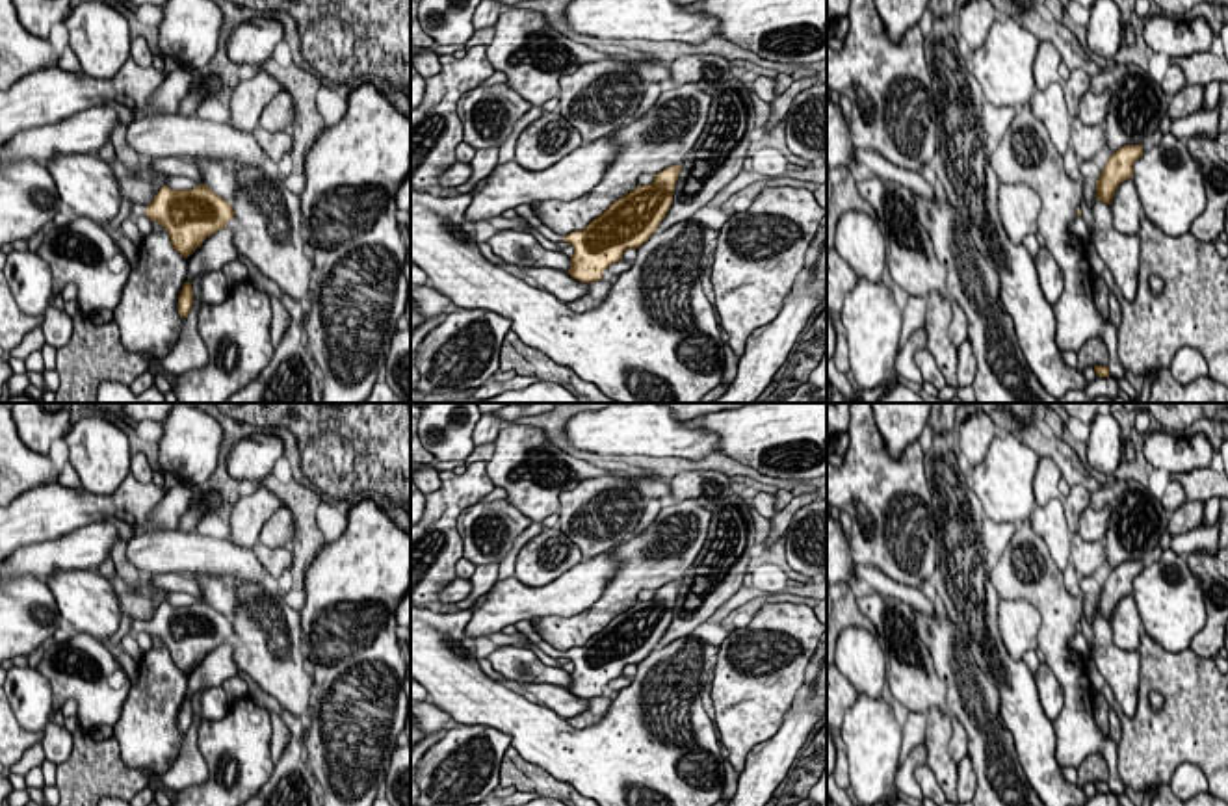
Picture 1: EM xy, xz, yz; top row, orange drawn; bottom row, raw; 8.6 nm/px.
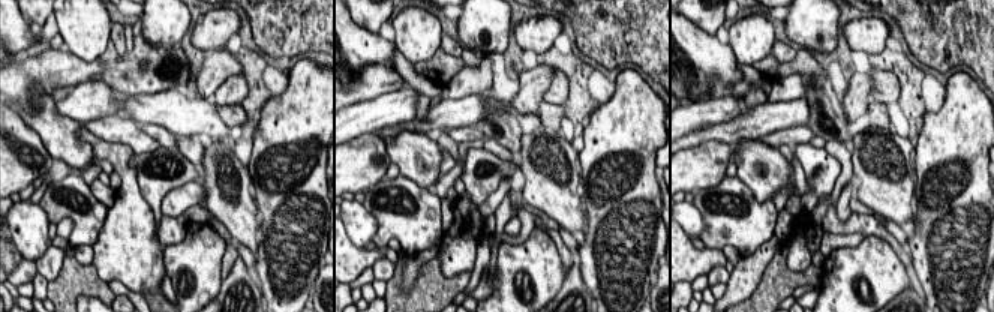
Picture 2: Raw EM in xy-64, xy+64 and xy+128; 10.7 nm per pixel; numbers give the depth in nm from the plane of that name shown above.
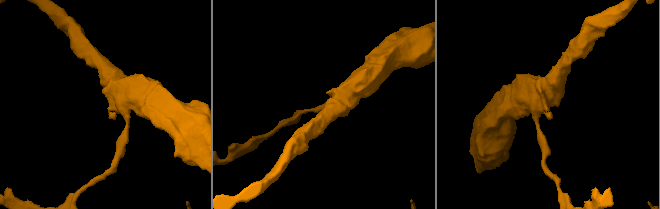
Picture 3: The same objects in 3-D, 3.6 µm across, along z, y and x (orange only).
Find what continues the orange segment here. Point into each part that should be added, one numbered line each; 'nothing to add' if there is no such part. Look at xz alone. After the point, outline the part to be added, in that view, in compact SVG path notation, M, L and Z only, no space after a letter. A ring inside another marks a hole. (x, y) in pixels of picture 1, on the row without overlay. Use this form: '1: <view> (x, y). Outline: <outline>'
1: xz (543, 645). Outline: M522 639L520 644L535 644L537 648L541 648L546 656L550 657L563 657L565 652L555 650L554 646L550 646L546 641L541 643L531 643L529 639Z

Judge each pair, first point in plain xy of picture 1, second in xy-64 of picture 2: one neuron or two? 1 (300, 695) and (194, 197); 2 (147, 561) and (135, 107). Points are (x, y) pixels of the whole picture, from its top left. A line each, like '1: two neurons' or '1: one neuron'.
1: two neurons
2: one neuron

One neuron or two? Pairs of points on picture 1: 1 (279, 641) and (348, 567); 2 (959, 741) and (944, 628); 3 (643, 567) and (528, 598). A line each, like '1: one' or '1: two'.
1: two
2: two
3: two

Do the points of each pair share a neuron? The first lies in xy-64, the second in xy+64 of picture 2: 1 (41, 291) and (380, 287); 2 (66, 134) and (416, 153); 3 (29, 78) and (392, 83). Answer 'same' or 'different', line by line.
1: same
2: same
3: same

